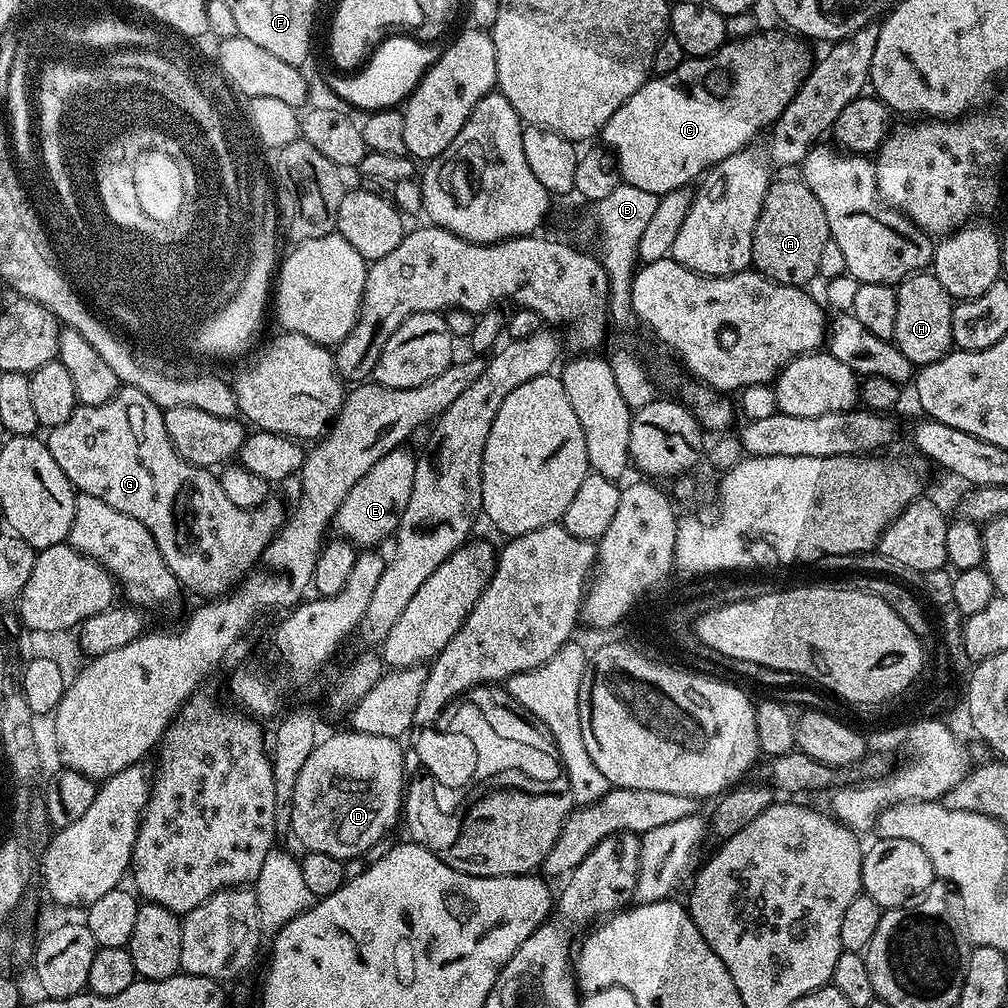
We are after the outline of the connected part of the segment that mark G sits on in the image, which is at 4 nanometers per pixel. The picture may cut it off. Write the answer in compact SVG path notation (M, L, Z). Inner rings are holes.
M124 386L106 402L77 406L70 414L70 418L66 418L66 422L62 422L57 428L53 428L47 433L46 443L50 454L54 454L54 462L58 462L59 468L62 469L62 474L66 474L66 478L70 478L70 482L77 493L93 496L94 498L102 498L102 502L106 502L106 506L114 506L114 510L118 510L122 514L142 522L142 526L146 526L146 530L150 530L150 534L154 538L154 542L158 546L166 566L170 566L174 578L185 589L189 588L190 591L204 596L200 598L219 598L225 595L256 563L256 559L263 554L268 543L276 537L276 533L280 531L286 519L286 512L280 509L280 504L275 498L265 500L259 508L234 506L234 502L230 502L230 498L226 498L226 494L222 494L222 486L219 479L209 469L200 468L196 464L186 462L176 453L170 438L166 434L163 411L150 397L142 394L142 390L137 388Z

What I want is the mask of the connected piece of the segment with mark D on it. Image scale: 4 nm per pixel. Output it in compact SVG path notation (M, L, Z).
M345 730L336 732L317 743L316 749L306 758L302 770L298 770L298 782L294 782L293 820L291 834L297 836L309 852L330 854L346 861L365 852L380 838L391 833L402 816L406 791L406 773L403 760L405 749L399 739L382 738L378 734L362 734Z

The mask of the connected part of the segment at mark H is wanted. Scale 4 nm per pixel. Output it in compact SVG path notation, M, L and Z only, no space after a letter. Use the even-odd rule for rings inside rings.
M931 271L915 272L895 285L898 311L894 321L892 340L896 348L910 358L914 366L938 362L953 351L952 309L954 301Z

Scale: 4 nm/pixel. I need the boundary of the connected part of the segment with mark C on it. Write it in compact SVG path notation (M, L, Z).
M764 30L757 31L744 39L729 39L714 54L685 58L678 66L678 70L674 70L665 76L652 76L641 88L634 90L634 94L630 94L630 98L626 98L626 102L622 106L618 106L618 110L614 110L614 114L610 114L610 122L606 122L602 133L603 143L608 151L616 157L616 165L620 168L621 181L630 186L638 186L641 190L650 191L659 198L670 190L689 187L697 177L707 172L718 162L722 162L722 158L730 158L730 154L740 152L743 148L749 147L755 141L752 139L760 131L763 133L765 130L771 129L773 122L780 117L782 110L786 110L786 106L794 98L794 94L802 86L802 82L812 71L814 63L814 56L808 53L807 46L809 47L809 45L803 39L791 39L783 40L778 33L764 32Z

